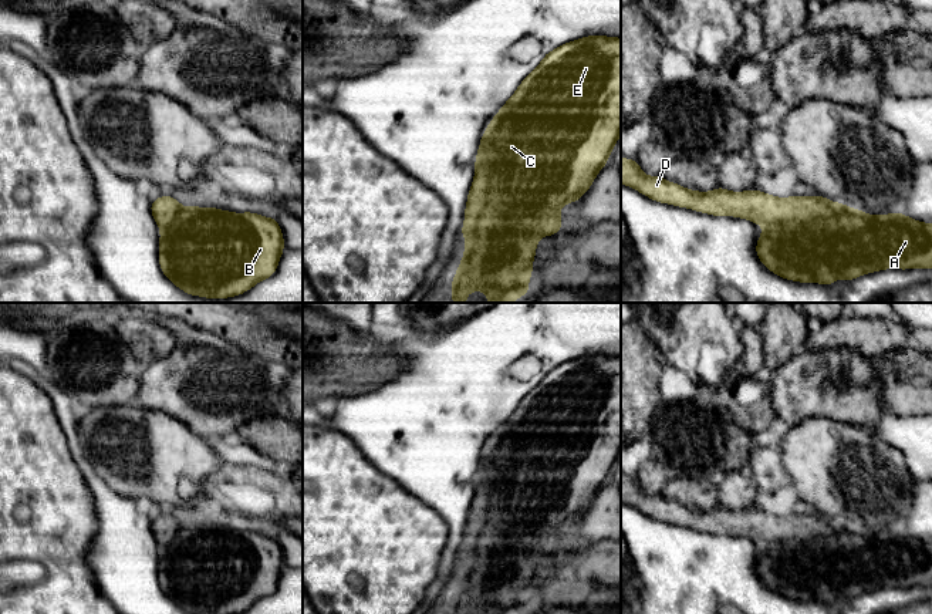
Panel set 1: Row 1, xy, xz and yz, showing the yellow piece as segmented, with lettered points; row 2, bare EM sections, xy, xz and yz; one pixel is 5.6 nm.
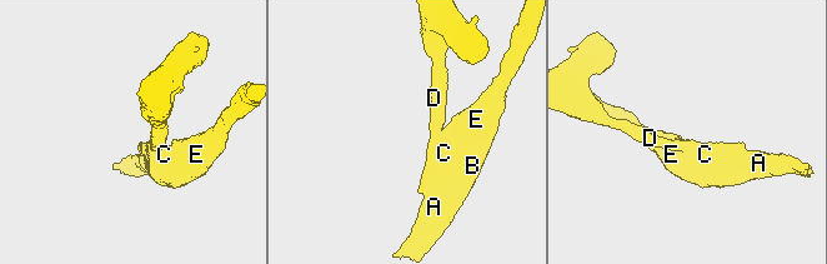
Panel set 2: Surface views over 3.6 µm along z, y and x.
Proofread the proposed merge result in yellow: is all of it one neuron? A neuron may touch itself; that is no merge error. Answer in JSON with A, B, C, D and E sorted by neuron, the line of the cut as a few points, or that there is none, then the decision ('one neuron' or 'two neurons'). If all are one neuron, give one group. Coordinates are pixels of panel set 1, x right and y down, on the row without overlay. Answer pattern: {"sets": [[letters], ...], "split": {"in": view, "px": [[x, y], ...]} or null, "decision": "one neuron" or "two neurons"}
{"sets": [["A", "B", "C", "E"], ["D"]], "split": {"in": "xz", "px": [[497, 434], [490, 455], [488, 518], [475, 550], [466, 559]]}, "decision": "two neurons"}

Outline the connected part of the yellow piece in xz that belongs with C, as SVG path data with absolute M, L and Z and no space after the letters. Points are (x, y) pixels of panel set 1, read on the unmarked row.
M587 354L544 372L543 379L520 401L497 429L490 455L487 519L475 551L466 559L462 580L452 597L450 614L484 610L486 614L526 614L533 591L536 566L541 556L563 547L560 526L578 520L605 486L621 455L621 357Z

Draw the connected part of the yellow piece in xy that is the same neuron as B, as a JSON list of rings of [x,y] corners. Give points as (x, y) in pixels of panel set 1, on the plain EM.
[[[182,524],[175,539],[161,550],[159,586],[189,614],[240,614],[276,591],[284,567],[281,546],[273,536]]]

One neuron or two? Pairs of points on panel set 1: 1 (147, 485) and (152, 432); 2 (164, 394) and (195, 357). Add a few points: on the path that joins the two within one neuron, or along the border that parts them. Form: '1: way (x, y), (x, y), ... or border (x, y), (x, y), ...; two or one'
1: way (152, 472), (152, 445); one
2: way (172, 385), (192, 365); one

